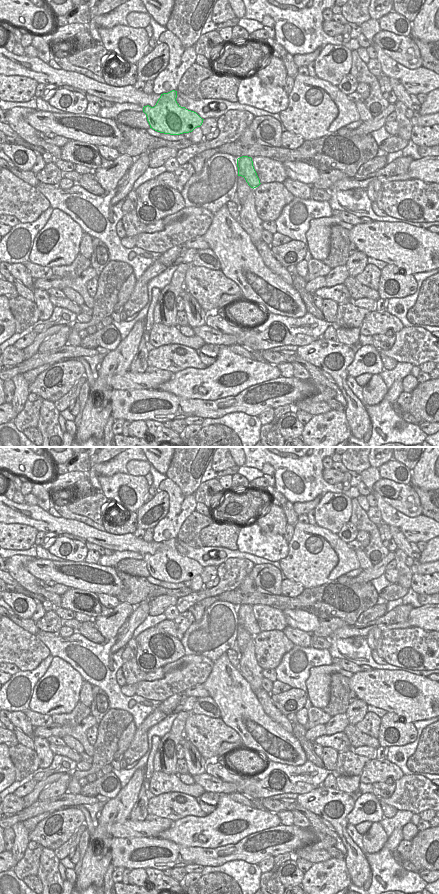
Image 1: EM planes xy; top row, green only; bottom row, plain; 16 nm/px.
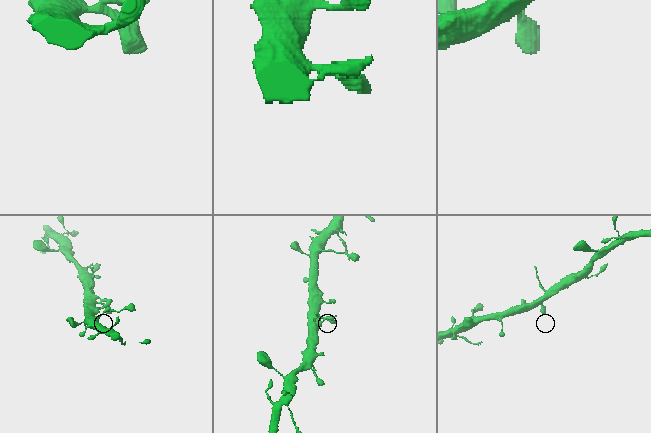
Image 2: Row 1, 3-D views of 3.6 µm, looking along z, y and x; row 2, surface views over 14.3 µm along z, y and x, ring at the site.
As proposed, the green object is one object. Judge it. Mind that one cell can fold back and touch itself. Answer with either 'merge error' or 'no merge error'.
no merge error

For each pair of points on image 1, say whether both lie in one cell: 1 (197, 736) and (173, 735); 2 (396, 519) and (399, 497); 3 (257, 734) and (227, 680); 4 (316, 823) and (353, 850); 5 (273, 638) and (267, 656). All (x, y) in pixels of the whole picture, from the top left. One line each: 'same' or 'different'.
1: different
2: different
3: same
4: different
5: same

